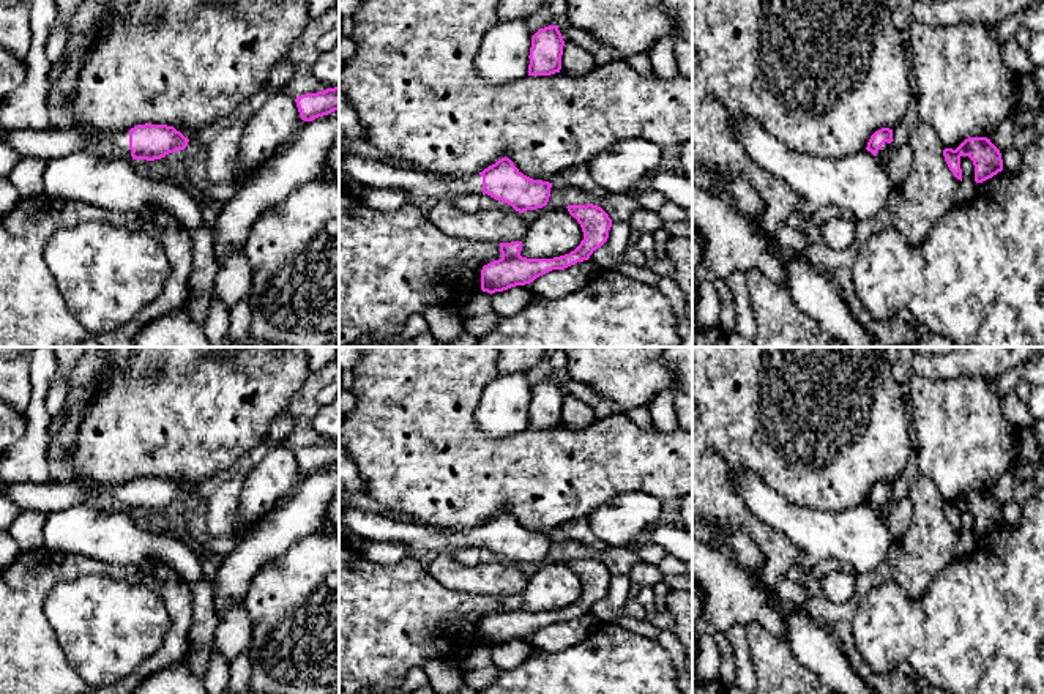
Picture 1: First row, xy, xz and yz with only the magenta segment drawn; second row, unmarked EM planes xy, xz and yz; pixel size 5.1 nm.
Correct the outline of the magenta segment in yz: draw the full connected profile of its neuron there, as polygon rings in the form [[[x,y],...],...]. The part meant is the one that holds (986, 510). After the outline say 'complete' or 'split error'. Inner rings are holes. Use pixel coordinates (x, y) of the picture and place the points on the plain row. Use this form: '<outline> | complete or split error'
[[[968,491],[956,503],[943,503],[945,514],[962,535],[960,511],[968,509],[975,519],[975,535],[982,536],[1003,524],[1000,503],[987,491]]] | complete

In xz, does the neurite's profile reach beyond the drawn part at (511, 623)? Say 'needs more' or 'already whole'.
already whole

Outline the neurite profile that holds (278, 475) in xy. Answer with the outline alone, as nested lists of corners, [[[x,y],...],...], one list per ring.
[[[285,443],[273,445],[244,479],[235,530],[248,533],[274,511],[300,484],[300,475],[295,453]]]

